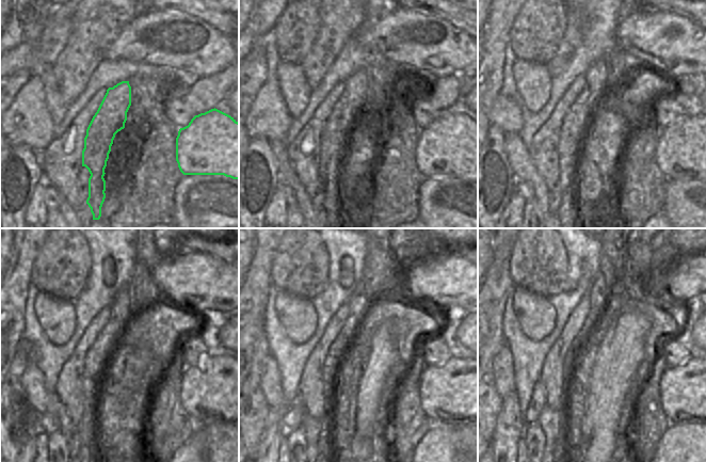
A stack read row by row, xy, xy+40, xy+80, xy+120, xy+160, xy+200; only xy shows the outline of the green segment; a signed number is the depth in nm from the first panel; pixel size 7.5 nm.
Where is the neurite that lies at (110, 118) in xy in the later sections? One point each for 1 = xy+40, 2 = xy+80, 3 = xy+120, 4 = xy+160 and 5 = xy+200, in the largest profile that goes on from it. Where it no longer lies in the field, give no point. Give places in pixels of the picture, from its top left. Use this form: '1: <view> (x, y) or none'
1: xy+40 (333, 138)
2: xy+80 (574, 124)
3: xy+120 (98, 353)
4: xy+160 (358, 302)
5: xy+200 (598, 292)

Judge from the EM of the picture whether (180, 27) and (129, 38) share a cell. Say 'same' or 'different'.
same

